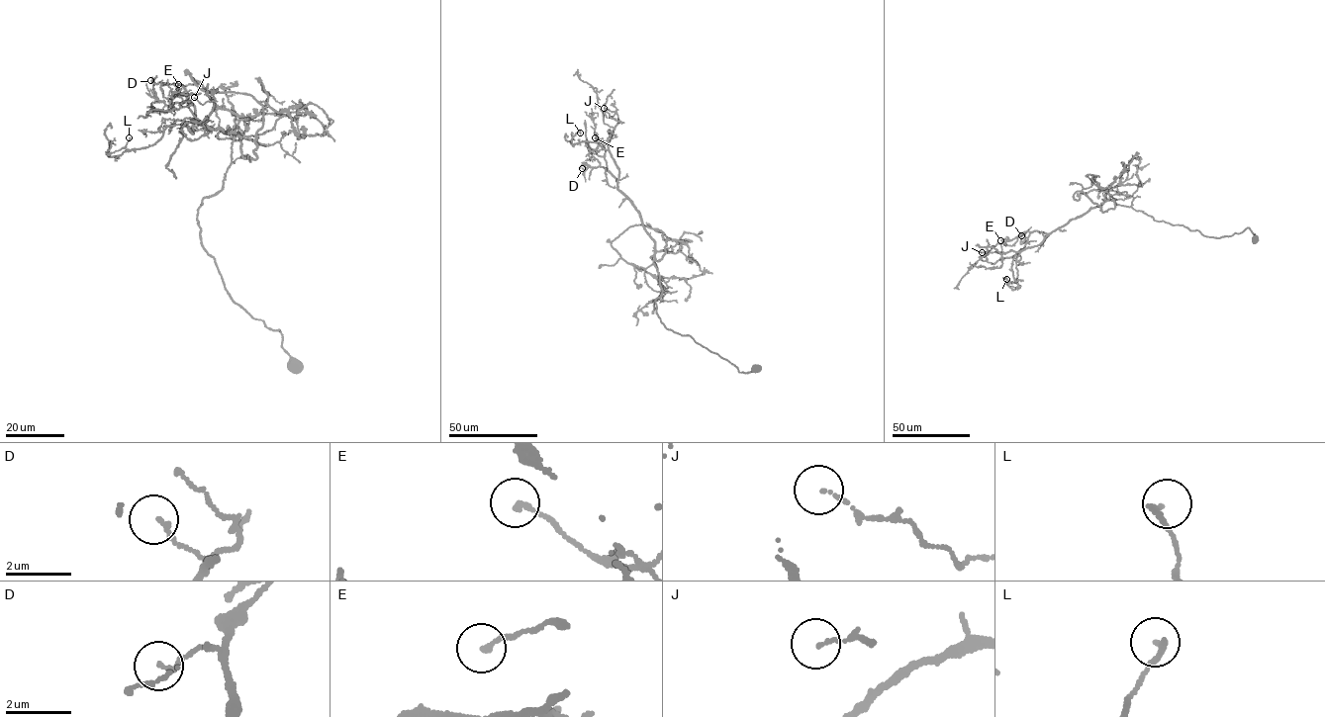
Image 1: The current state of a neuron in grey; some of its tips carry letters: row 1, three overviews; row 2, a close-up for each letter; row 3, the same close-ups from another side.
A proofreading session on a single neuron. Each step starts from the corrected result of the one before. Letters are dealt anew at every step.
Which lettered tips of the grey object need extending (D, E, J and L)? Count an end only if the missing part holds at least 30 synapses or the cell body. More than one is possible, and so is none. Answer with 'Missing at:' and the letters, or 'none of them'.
Missing at: none of them

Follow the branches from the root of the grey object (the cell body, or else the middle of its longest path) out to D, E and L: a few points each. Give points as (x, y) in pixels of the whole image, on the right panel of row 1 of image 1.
D: (1255, 239), (1248, 227), (1231, 235), (1210, 237), (1106, 200), (1050, 233), (1033, 231), (1026, 241), (1021, 235)
E: (1255, 239), (1248, 227), (1231, 235), (1210, 237), (1106, 200), (1050, 233), (1025, 231), (1011, 239), (1000, 240)
L: (1255, 239), (1248, 227), (1210, 237), (1106, 200), (1020, 252), (1015, 267), (1019, 287), (1010, 288), (1006, 279)

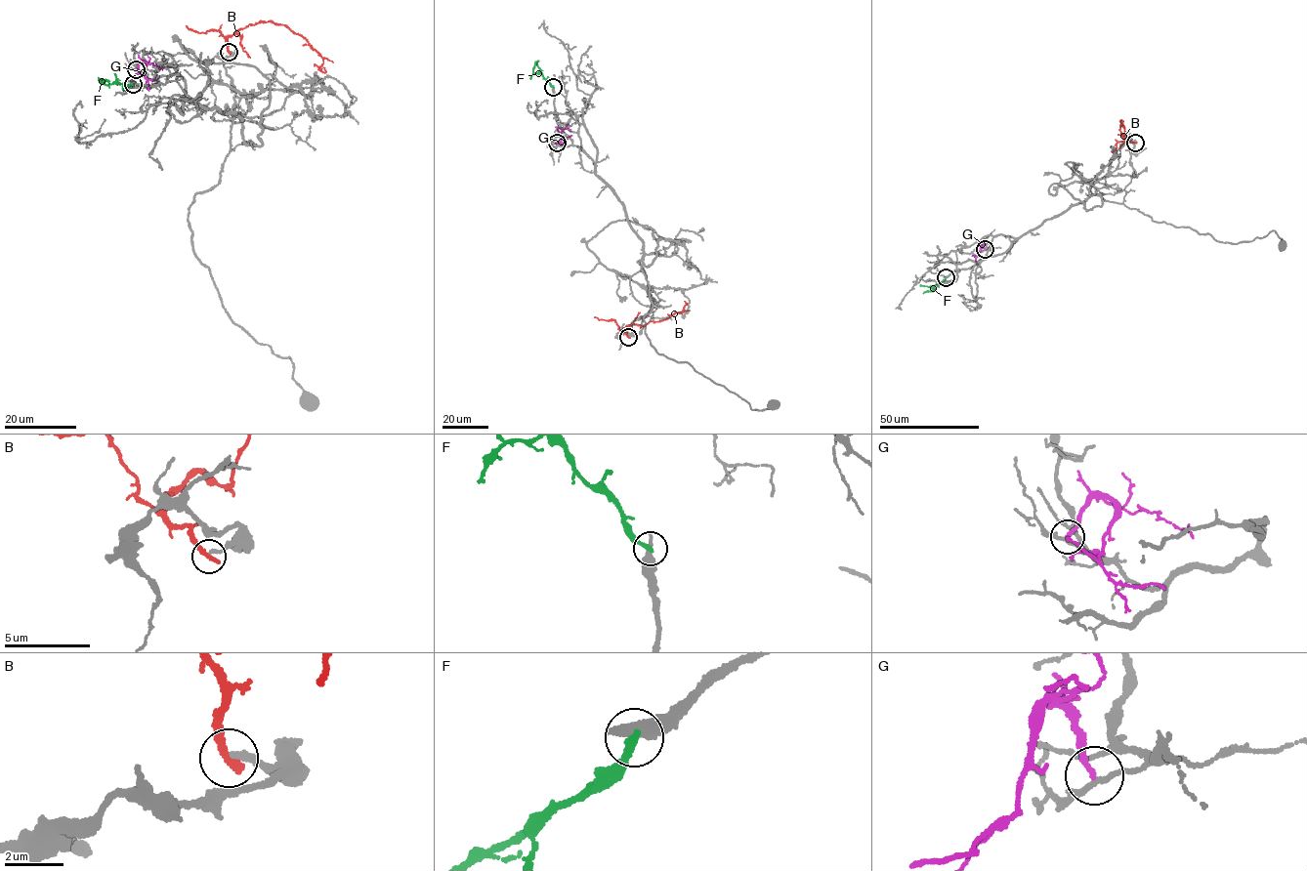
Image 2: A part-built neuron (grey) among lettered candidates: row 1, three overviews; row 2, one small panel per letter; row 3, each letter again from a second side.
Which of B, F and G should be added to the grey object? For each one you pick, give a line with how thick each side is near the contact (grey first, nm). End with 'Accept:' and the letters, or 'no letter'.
Accept: no letter

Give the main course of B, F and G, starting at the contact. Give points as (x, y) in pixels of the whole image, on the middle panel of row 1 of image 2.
B: (628, 337), (622, 331), (624, 326), (632, 323), (645, 325), (684, 311), (687, 304), (684, 301)
F: (553, 87), (539, 72), (533, 72), (535, 62)
G: (558, 143), (561, 140), (561, 130), (569, 124)

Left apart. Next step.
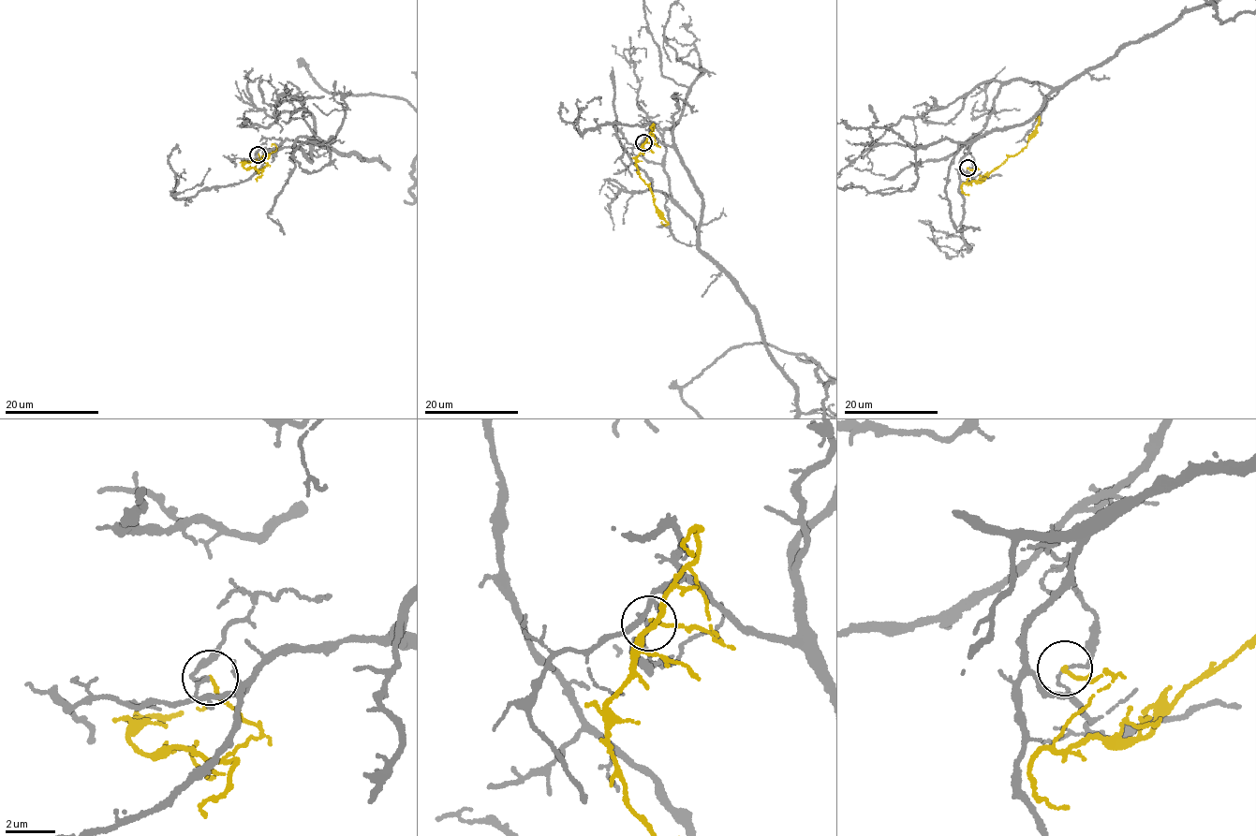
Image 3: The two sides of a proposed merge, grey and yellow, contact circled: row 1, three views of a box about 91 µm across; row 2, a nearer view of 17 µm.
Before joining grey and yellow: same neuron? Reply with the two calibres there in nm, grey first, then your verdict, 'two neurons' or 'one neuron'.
110/130 nm | two neurons

